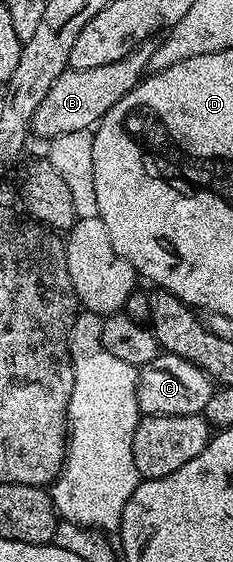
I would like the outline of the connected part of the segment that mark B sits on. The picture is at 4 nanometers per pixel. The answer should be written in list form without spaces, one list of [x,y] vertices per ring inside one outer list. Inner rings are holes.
[[[143,40],[134,51],[126,54],[126,58],[118,58],[118,62],[89,68],[69,67],[58,74],[58,78],[54,78],[54,86],[50,86],[50,94],[46,94],[34,110],[31,131],[49,141],[58,134],[70,134],[73,130],[95,129],[110,106],[114,106],[114,102],[122,102],[122,98],[126,98],[126,94],[130,94],[130,90],[140,83],[156,47],[152,40]]]

